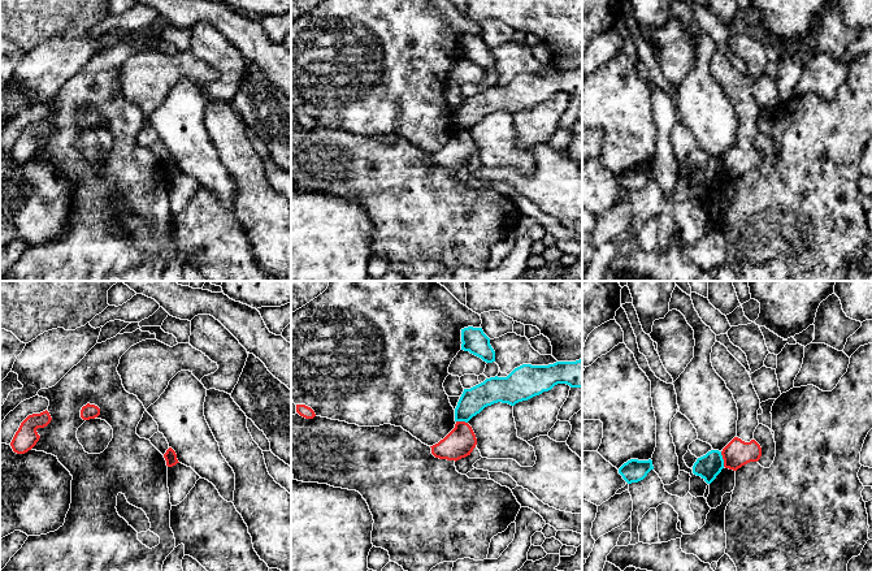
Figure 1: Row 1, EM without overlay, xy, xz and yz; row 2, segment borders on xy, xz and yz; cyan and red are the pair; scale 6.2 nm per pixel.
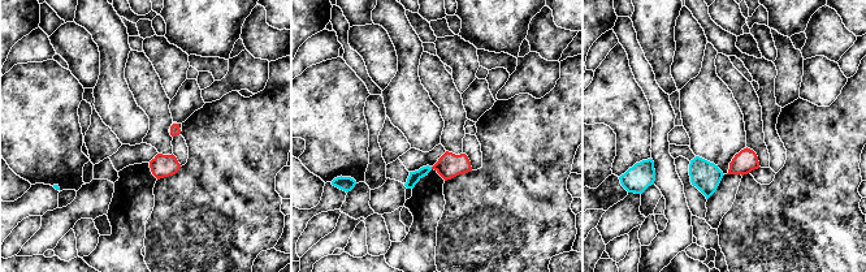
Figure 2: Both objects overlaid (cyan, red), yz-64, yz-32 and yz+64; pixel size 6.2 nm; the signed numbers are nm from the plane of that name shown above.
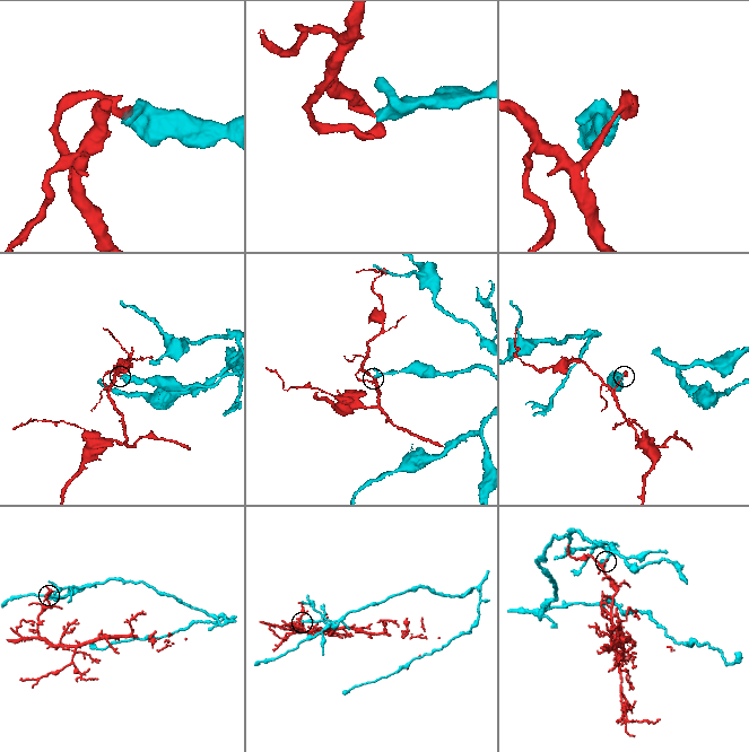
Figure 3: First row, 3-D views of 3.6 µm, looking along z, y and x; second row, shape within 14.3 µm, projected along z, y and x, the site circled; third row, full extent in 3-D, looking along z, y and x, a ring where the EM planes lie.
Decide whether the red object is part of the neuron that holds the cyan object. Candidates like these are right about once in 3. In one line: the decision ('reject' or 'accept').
reject

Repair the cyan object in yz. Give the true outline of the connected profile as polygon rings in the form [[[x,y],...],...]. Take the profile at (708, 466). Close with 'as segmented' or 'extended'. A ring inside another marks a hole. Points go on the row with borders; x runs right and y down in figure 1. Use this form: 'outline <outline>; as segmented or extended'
outline [[[711,450],[697,459],[693,466],[693,473],[700,476],[707,484],[711,484],[724,468],[721,451]]]; as segmented

